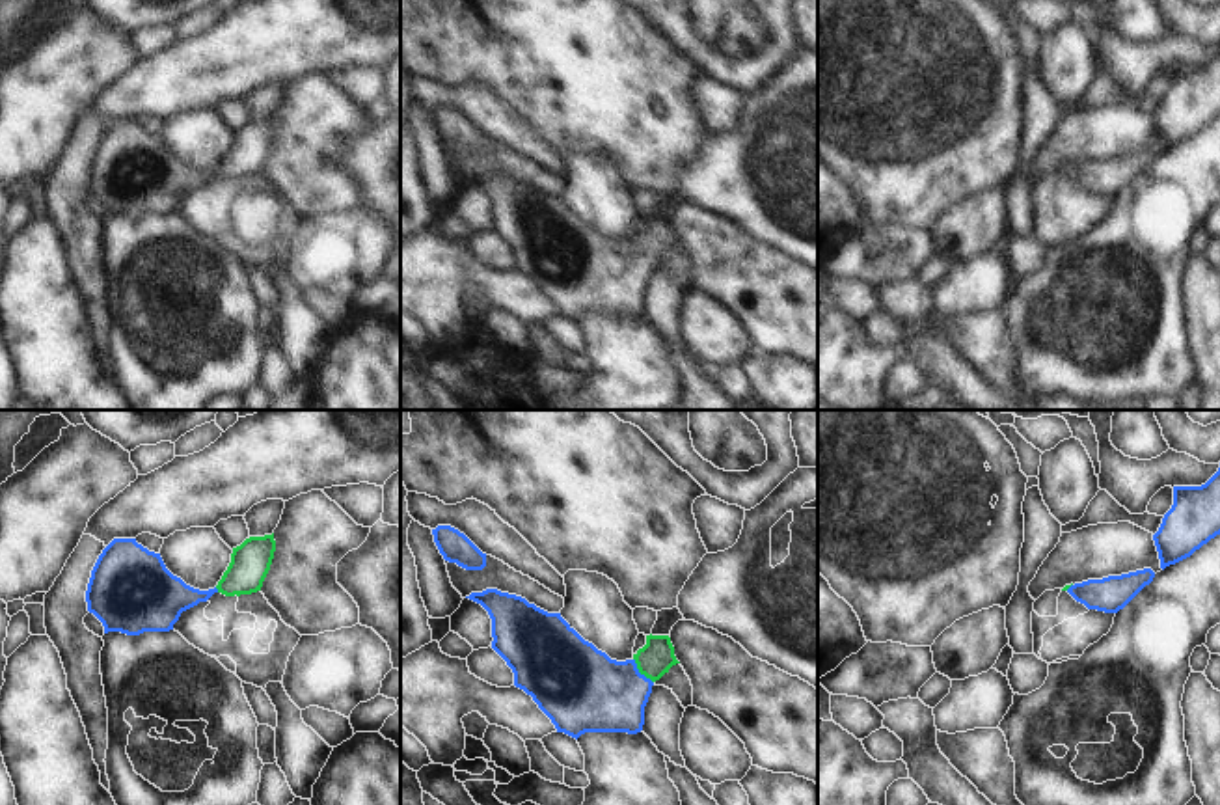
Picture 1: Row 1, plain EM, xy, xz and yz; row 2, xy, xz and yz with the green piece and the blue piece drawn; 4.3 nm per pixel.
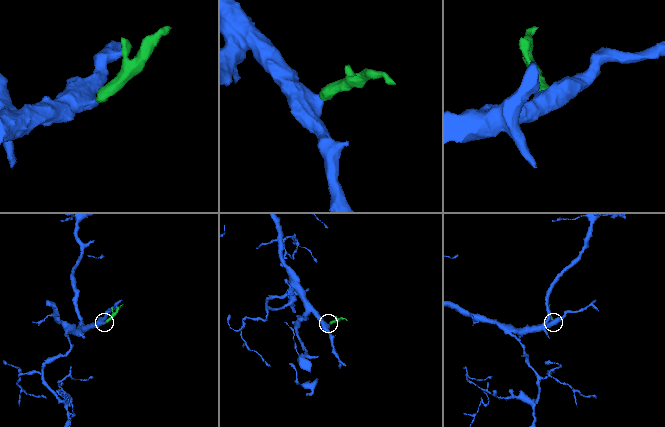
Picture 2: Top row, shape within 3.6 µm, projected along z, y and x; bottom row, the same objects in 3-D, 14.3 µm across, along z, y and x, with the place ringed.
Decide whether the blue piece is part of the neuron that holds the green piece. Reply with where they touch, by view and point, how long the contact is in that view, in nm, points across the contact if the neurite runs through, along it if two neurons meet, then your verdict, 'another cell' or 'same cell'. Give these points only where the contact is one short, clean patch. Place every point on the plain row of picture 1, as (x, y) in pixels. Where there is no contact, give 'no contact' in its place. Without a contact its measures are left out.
contact xz (639, 254); length 140 nm; way xz (656, 239), (639, 254), (621, 272), (585, 272); same cell

